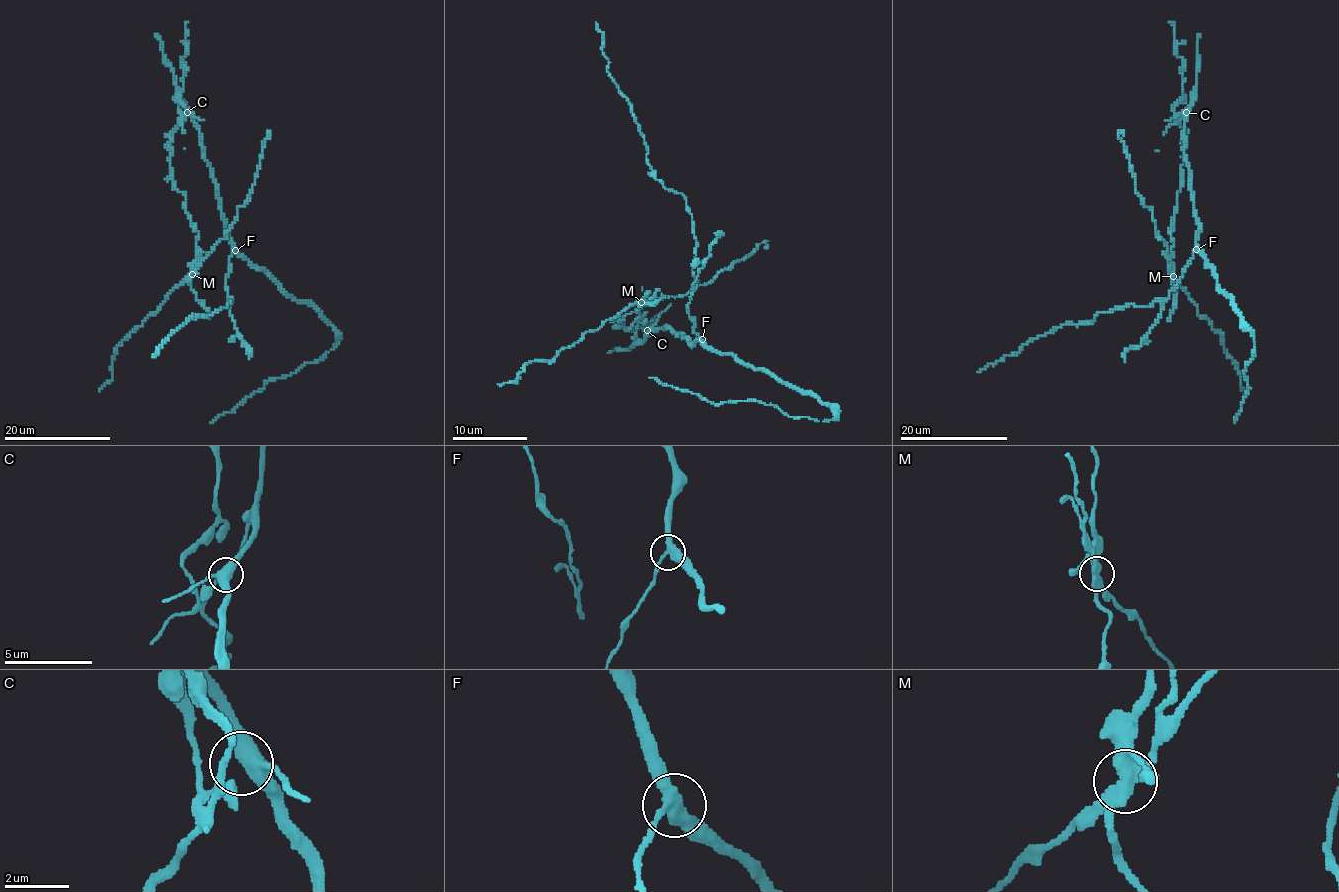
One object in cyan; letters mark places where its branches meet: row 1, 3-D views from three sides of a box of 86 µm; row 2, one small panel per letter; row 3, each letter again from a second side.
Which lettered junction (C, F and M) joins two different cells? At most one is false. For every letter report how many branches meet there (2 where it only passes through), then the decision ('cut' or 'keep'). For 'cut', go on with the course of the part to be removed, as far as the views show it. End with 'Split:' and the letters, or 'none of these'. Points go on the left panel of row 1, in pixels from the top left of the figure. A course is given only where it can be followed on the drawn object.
C: 3 | keep
F: 3 | keep
M: 3 | cut | (191, 274), (226, 235), (238, 208), (245, 204), (263, 143), (269, 131), (271, 135)
Split: M

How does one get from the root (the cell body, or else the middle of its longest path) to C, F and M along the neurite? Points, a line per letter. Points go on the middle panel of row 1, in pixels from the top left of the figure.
C: (665, 328), (647, 330)
F: (665, 328), (681, 334), (690, 343), (702, 339)
M: (665, 328), (635, 341), (637, 320), (629, 327), (618, 321), (626, 314), (653, 303), (641, 302)

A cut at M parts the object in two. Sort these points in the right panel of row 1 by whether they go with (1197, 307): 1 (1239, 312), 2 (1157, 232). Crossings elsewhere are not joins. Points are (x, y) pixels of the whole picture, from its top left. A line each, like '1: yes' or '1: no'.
1: no
2: yes

